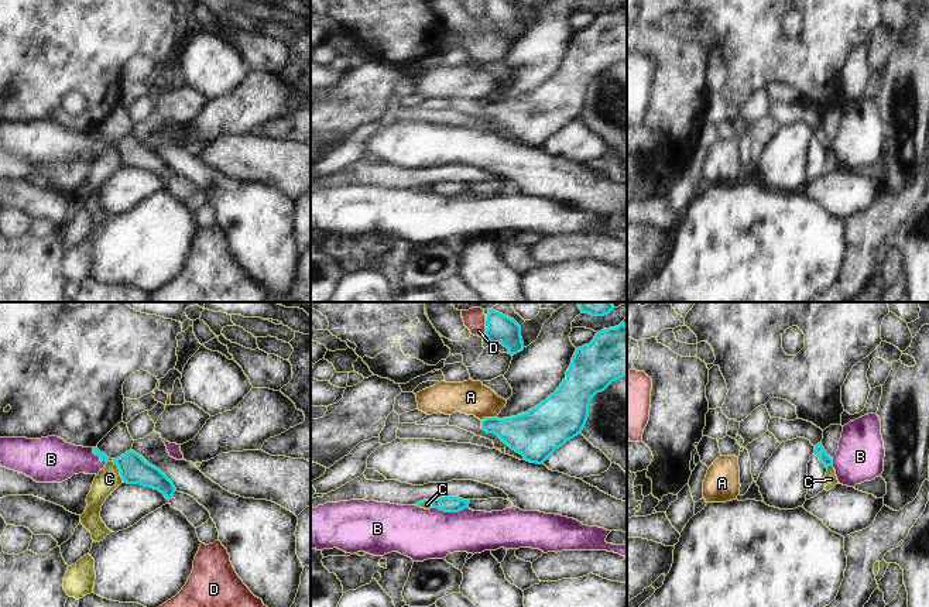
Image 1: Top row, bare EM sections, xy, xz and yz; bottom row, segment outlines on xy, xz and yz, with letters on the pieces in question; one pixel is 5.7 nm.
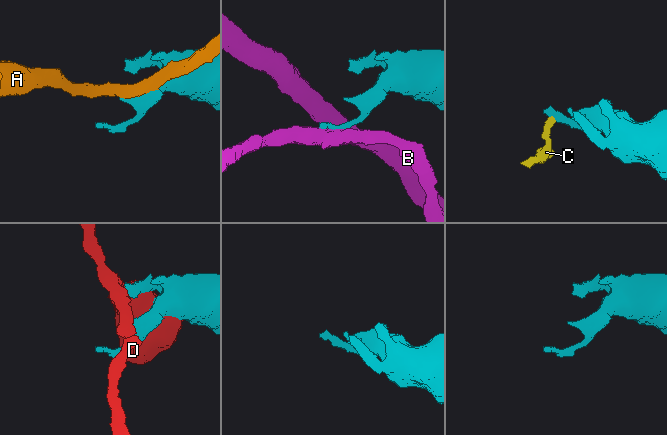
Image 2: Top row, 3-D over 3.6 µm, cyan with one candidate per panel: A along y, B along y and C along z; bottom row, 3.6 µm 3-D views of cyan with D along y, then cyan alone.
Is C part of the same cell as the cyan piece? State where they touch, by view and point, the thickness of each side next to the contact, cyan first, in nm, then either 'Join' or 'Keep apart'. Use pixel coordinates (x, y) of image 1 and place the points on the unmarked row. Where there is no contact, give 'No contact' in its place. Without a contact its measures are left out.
Touches cyan at xy (120, 155). Thickness 160 nm (cyan) against 140 nm. Keep apart

